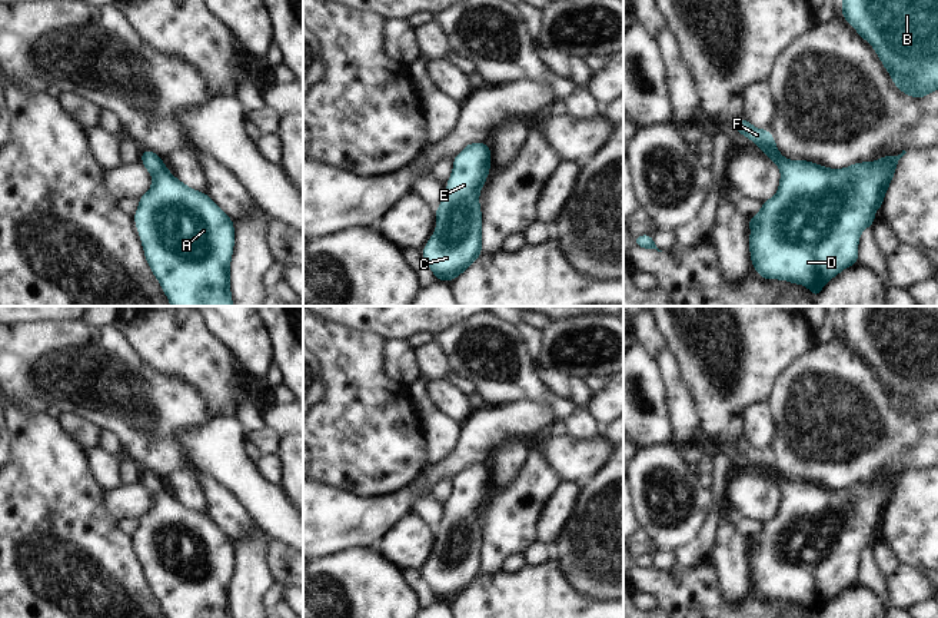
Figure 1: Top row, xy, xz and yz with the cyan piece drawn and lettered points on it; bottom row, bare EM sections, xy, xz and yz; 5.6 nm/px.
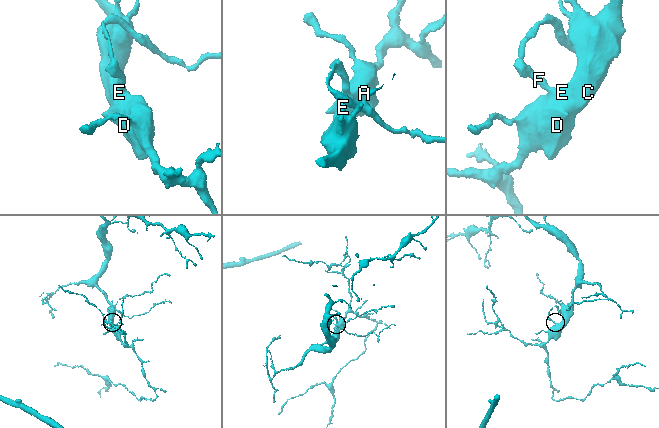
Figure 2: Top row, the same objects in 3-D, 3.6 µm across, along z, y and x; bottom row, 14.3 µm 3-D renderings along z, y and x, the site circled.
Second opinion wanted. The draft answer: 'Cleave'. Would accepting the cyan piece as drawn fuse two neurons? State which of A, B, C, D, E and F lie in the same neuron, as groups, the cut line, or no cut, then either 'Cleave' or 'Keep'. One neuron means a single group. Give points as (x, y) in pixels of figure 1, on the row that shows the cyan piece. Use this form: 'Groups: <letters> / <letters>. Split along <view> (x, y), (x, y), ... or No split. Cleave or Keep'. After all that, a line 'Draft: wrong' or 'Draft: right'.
Groups: A B C D E F. No split. Keep.
Draft: wrong

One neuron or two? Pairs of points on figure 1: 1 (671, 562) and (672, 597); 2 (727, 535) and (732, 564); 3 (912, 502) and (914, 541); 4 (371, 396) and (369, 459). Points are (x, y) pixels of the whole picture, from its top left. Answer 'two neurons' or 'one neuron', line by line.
1: two neurons
2: one neuron
3: one neuron
4: one neuron

